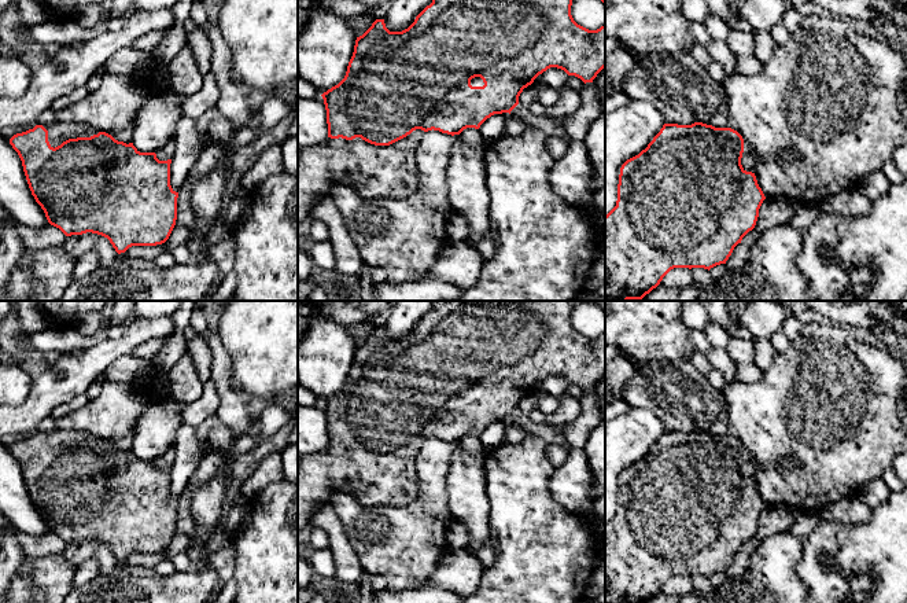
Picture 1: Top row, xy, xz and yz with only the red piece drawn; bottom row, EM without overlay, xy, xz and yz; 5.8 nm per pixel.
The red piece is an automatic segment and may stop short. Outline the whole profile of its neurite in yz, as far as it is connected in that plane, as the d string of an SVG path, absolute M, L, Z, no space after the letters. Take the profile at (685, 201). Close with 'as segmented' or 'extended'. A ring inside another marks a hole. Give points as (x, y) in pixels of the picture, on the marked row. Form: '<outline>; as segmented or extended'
M703 122L664 124L648 147L620 168L616 206L605 216L605 301L642 299L674 268L709 271L726 264L734 247L755 228L766 199L755 169L751 144L737 130Z; extended

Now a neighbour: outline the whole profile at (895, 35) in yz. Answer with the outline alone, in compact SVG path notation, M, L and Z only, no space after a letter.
M874 15L869 22L877 29L885 41L891 45L899 47L907 55L906 27L885 19L882 15Z

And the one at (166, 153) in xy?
M176 137L170 139L161 150L158 150L155 154L156 154L156 158L159 161L167 161L167 159L172 159L173 155L176 152Z

